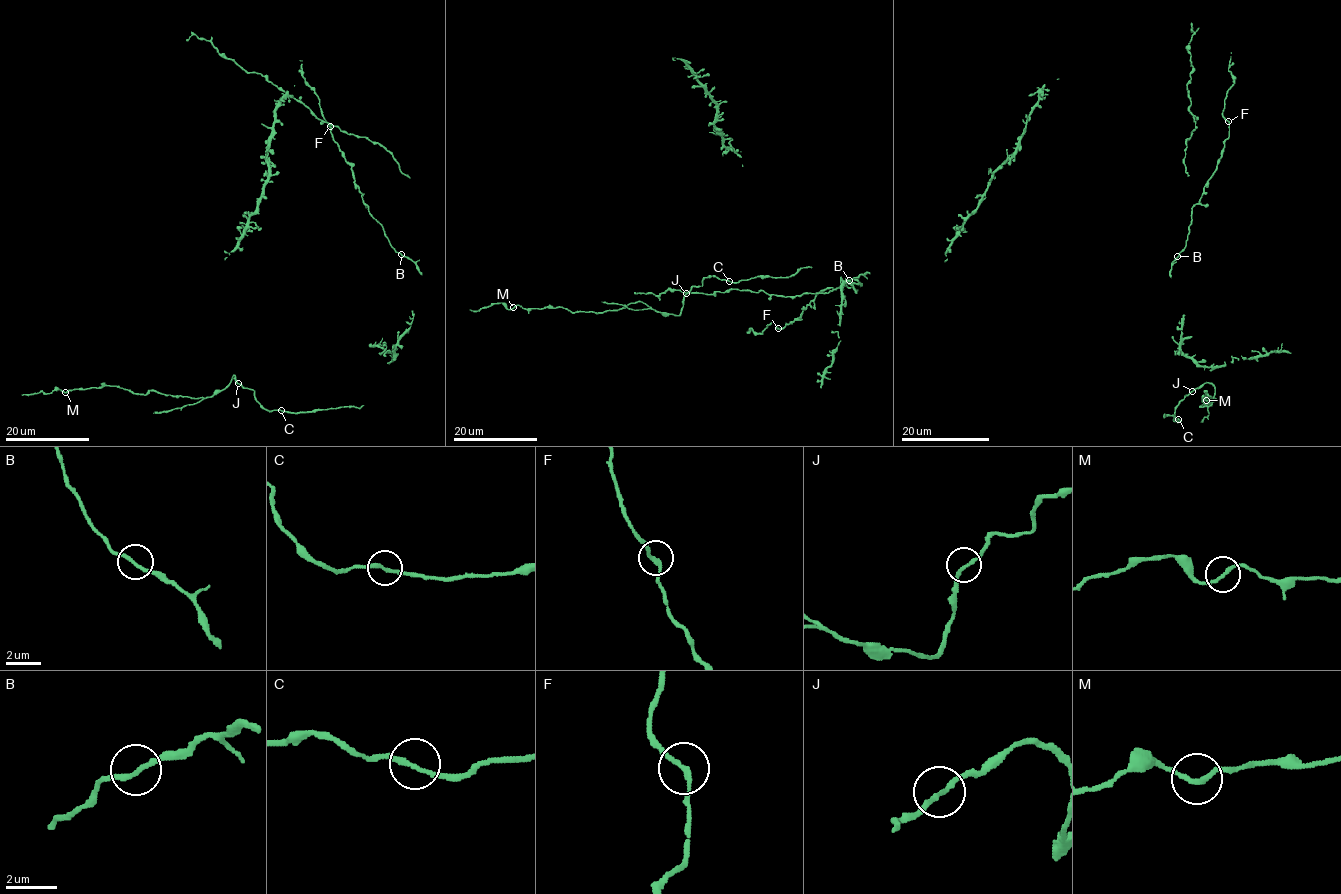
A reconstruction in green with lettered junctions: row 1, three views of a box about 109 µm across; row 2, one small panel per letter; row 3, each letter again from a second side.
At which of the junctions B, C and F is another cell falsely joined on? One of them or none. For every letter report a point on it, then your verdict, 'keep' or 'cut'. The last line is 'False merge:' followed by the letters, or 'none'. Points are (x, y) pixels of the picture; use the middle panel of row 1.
B: (849, 280) | keep
C: (729, 281) | keep
F: (778, 328) | keep
False merge: none

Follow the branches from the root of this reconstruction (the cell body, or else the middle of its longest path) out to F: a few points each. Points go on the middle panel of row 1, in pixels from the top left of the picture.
F: (849, 280), (836, 289), (817, 293), (799, 318), (778, 328)

